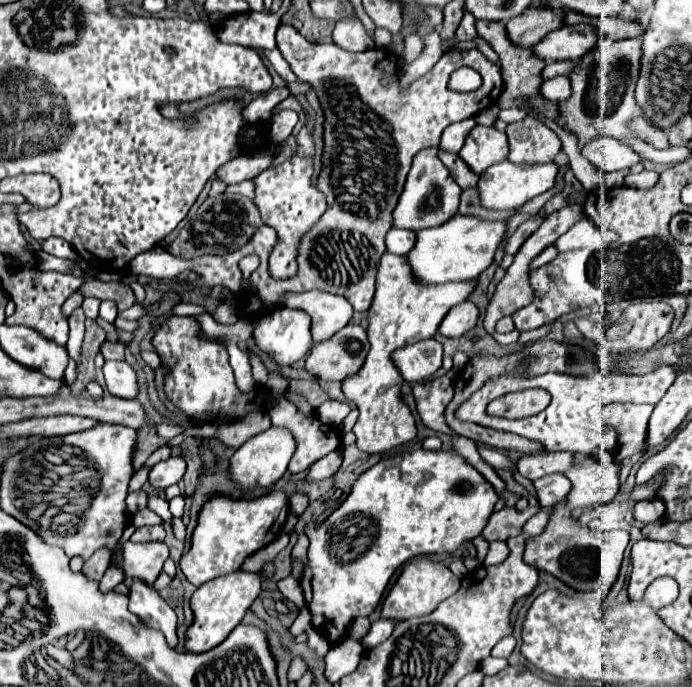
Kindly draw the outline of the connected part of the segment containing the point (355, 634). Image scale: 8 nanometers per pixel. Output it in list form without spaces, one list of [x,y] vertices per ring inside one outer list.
[[[358,617],[349,626],[349,637],[358,641],[368,632],[370,626],[371,622],[367,617]]]

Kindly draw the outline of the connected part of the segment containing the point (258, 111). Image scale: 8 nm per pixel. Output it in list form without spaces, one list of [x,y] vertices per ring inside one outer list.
[[[287,87],[273,88],[267,93],[261,93],[257,99],[253,99],[247,107],[245,107],[245,113],[243,117],[251,123],[255,121],[267,121],[271,119],[271,111],[277,103],[281,103],[285,97],[289,95],[289,89]]]

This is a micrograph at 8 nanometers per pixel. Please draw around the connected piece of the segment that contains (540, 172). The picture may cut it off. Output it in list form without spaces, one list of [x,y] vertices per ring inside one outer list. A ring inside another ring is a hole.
[[[501,161],[497,165],[491,165],[481,177],[479,177],[479,193],[481,203],[487,209],[517,209],[525,205],[529,199],[553,189],[555,179],[559,173],[557,163],[547,165],[515,165],[511,161]]]

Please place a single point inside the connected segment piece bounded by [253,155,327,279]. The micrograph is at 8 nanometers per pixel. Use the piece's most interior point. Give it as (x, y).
(288, 201)

